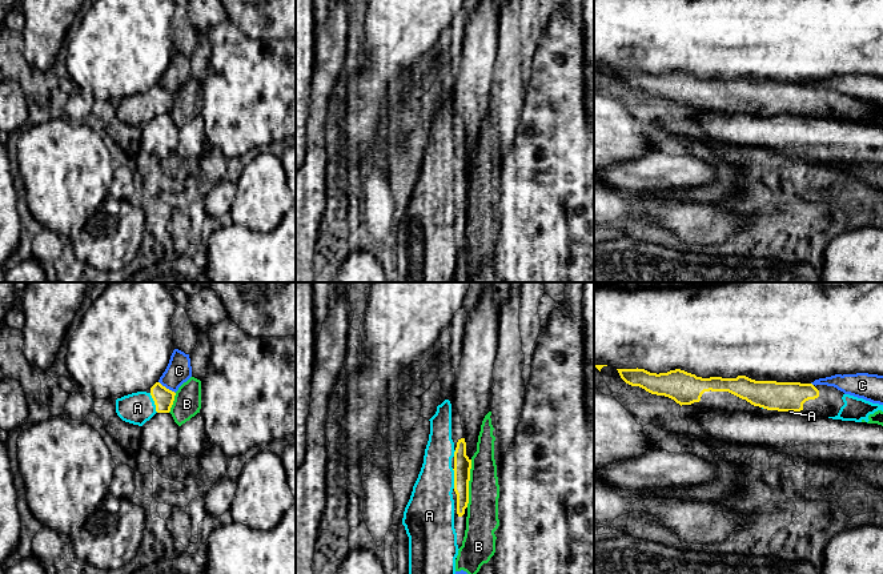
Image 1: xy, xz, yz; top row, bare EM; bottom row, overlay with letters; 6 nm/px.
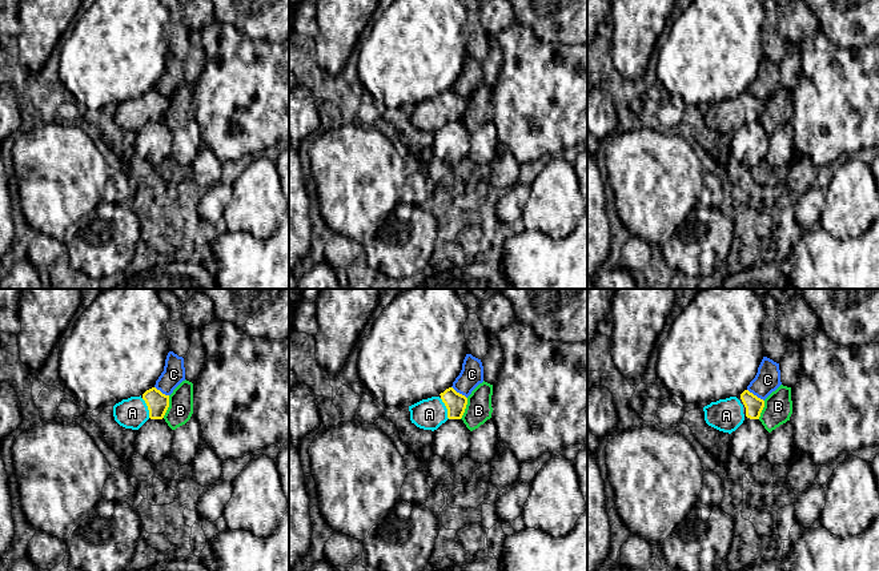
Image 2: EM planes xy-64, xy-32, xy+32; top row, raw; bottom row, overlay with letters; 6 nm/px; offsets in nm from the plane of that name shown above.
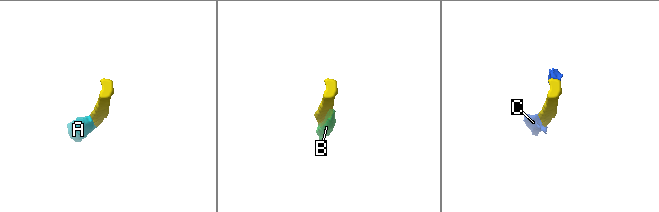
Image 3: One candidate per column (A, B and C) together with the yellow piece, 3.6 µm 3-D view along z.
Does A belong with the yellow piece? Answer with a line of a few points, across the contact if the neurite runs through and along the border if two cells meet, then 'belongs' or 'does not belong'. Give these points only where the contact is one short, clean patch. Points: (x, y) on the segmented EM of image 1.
line xy (163, 397), (155, 402), (137, 408); belongs

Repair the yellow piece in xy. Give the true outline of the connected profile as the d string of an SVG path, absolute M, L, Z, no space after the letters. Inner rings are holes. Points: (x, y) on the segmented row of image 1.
M156 382L150 392L137 392L116 400L117 416L129 424L143 426L156 413L169 413L176 393Z

